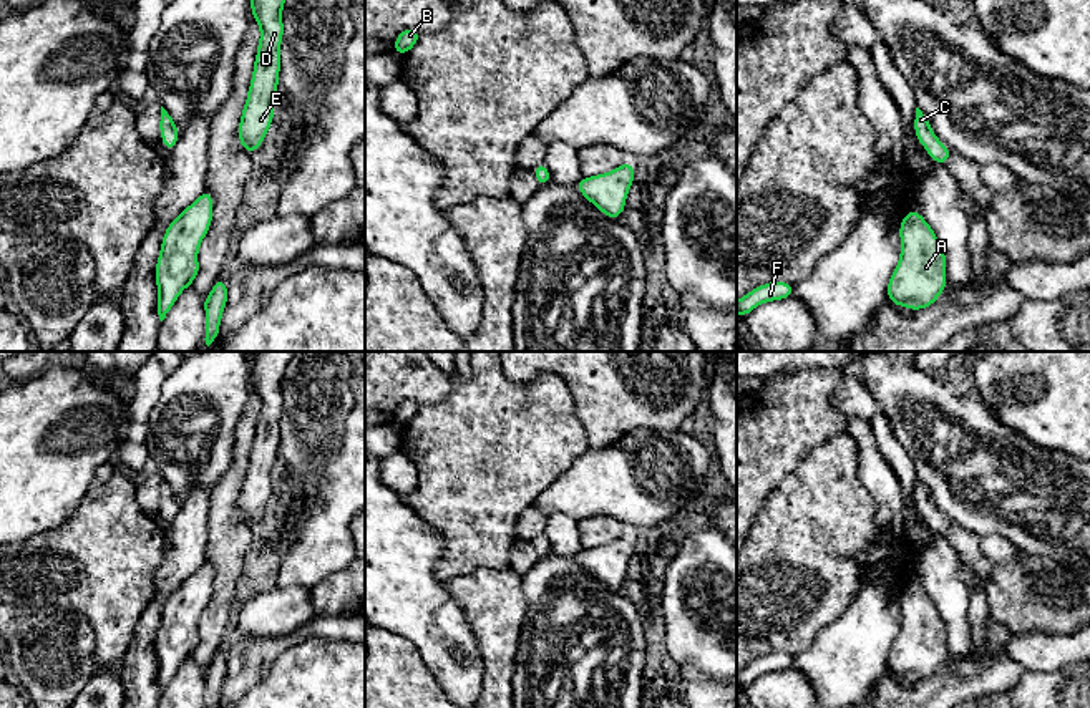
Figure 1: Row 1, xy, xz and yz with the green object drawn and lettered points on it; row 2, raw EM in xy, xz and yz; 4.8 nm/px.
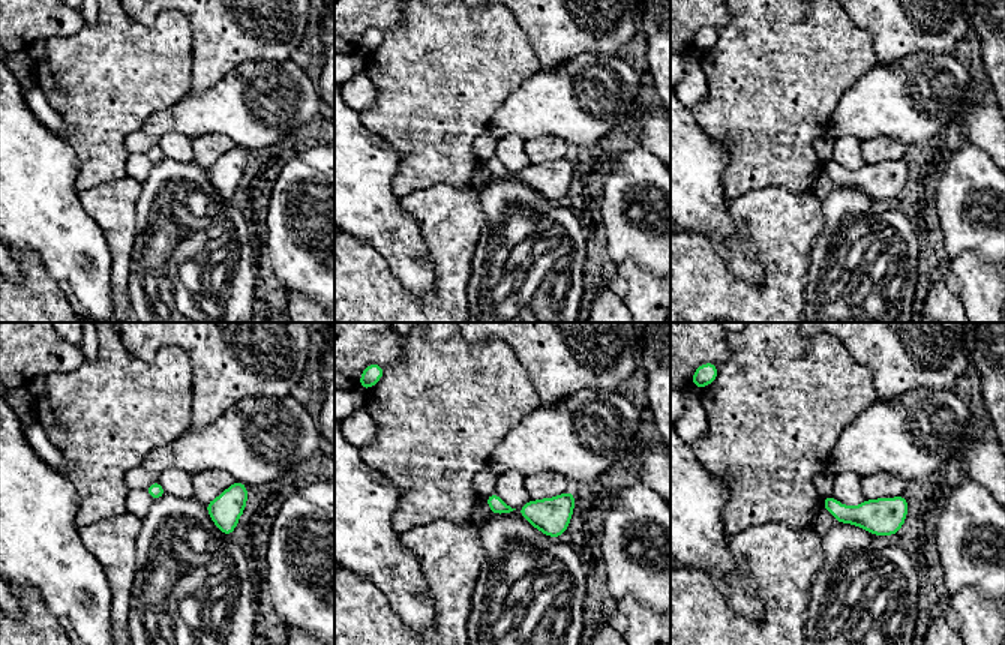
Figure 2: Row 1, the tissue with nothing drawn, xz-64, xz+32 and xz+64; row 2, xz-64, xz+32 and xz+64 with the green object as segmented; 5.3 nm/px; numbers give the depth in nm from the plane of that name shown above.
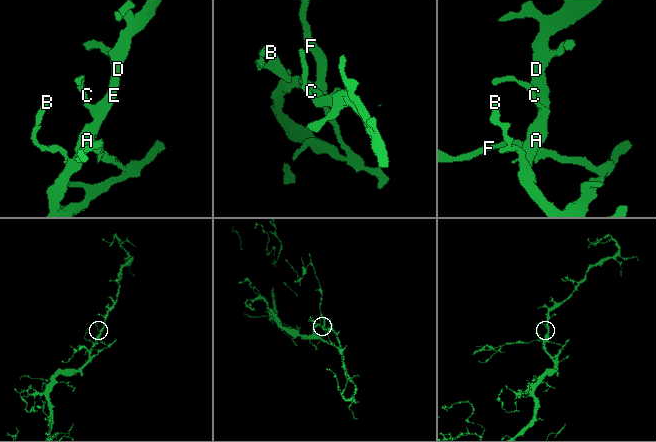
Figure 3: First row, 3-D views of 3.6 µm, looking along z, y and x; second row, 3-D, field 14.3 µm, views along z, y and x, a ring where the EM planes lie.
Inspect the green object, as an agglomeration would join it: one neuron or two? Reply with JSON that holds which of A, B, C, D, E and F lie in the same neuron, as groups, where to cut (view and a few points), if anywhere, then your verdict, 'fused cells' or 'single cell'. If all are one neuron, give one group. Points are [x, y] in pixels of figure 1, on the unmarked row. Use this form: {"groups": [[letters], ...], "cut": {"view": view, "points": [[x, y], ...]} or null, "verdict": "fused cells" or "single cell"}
{"groups": [["A", "B", "C", "D", "E", "F"]], "cut": null, "verdict": "single cell"}

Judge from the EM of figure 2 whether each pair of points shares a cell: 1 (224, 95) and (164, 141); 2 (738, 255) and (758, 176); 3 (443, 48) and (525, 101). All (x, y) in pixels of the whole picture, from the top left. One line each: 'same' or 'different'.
1: different
2: different
3: different

